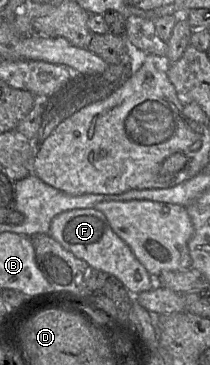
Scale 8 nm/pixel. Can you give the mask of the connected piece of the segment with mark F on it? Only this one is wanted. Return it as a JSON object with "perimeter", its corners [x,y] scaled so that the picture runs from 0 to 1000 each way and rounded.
{"perimeter":[[[452,570],[348,573],[267,589],[243,605],[233,644],[438,734],[543,756],[633,808],[748,778],[619,677],[533,630],[495,586]]]}

